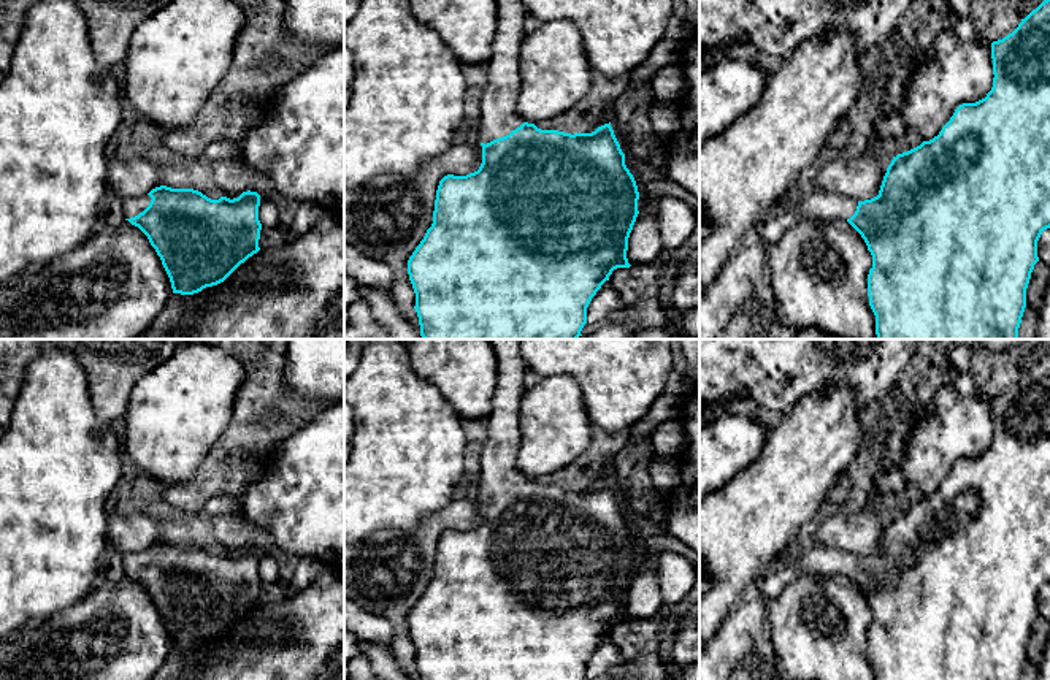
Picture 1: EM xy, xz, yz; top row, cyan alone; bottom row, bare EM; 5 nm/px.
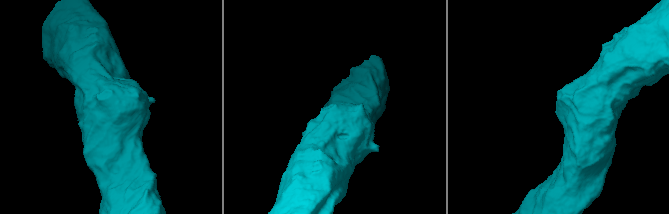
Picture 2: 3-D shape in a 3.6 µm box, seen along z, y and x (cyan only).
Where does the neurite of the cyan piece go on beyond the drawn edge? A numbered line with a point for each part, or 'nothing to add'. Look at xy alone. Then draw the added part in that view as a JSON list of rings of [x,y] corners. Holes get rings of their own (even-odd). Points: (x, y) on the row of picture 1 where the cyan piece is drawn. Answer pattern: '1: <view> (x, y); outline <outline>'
1: xy (132, 206); outline [[[149,195],[122,200],[122,209],[124,209],[125,219],[132,219],[140,212],[143,212],[149,206],[151,200],[152,198]]]

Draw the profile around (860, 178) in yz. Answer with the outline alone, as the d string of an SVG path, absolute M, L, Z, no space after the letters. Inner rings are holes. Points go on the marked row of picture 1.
M861 155L852 160L839 157L818 162L803 179L803 189L837 192L858 201L879 195L888 166Z

